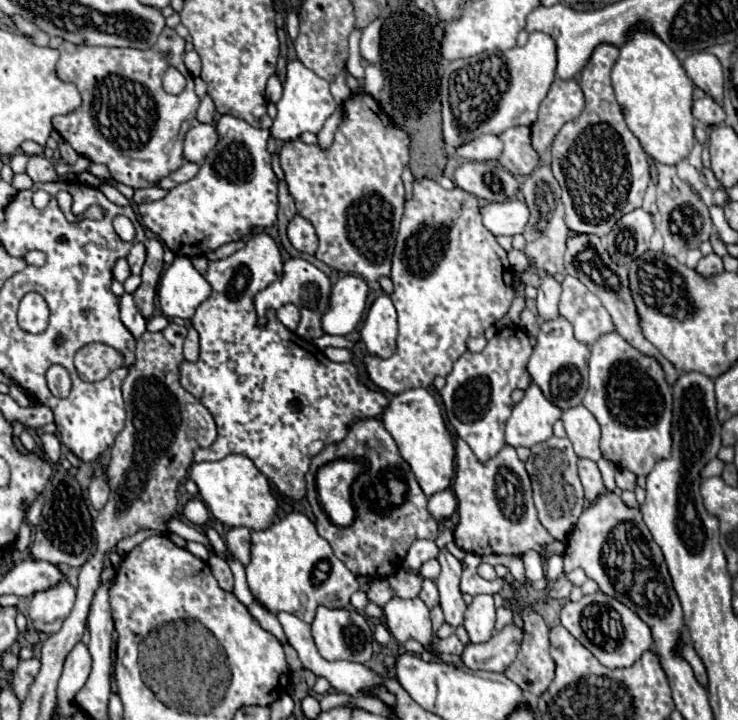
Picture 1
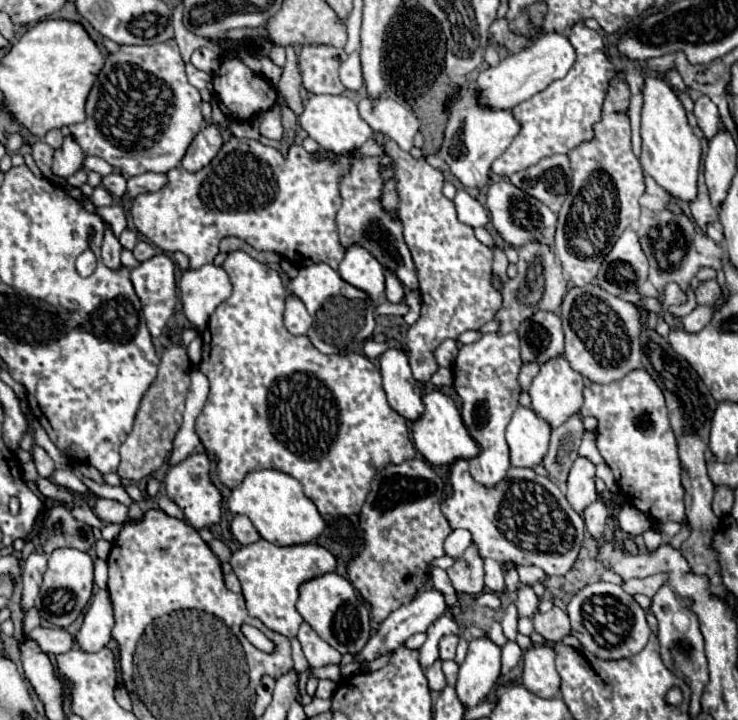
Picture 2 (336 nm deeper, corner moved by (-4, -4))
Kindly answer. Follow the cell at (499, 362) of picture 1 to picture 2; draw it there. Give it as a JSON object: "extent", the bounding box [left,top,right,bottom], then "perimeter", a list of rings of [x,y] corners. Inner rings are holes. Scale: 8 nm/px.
{"extent":[454,331,520,487],"perimeter":[[[516,331],[506,335],[482,335],[476,343],[464,345],[456,357],[454,387],[462,399],[460,413],[468,433],[482,449],[480,455],[470,459],[470,475],[484,487],[496,487],[510,469],[508,443],[504,439],[504,431],[512,413],[518,407],[520,367],[520,339],[516,337]]]}

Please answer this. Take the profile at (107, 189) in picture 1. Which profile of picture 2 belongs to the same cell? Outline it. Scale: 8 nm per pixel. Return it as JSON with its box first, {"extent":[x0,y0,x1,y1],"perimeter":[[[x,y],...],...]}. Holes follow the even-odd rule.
{"extent":[92,185,112,207],"perimeter":[[[98,185],[98,187],[94,189],[92,203],[94,203],[96,207],[106,207],[106,205],[112,205],[112,195],[110,195],[110,193],[108,193],[102,185]]]}

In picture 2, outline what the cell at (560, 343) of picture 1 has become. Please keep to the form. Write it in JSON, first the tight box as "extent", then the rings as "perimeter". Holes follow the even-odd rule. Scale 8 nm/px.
{"extent":[528,357,584,427],"perimeter":[[[556,357],[540,367],[540,373],[534,377],[528,393],[532,399],[534,413],[540,419],[548,421],[550,427],[560,427],[572,413],[578,413],[578,409],[582,407],[582,389],[584,377],[580,377],[580,373],[576,373],[564,357]]]}

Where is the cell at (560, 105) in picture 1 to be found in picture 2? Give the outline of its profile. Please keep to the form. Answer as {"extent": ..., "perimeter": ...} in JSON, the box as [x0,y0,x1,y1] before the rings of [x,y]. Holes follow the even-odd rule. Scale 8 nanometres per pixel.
{"extent":[492,21,618,177],"perimeter":[[[582,21],[572,25],[568,41],[576,51],[576,61],[568,75],[564,79],[552,81],[544,91],[538,91],[528,101],[512,109],[514,119],[520,123],[520,133],[514,137],[512,145],[492,163],[492,171],[496,175],[510,177],[516,171],[536,165],[544,157],[568,153],[580,143],[594,139],[594,125],[602,119],[602,105],[610,79],[614,79],[618,71],[604,55],[602,37],[588,29]]]}

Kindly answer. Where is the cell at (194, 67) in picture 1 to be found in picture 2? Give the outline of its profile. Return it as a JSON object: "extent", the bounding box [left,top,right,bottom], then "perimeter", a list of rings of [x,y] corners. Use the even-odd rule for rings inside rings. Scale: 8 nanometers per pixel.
{"extent":[174,3,204,61],"perimeter":[[[178,3],[174,7],[174,41],[178,43],[180,55],[182,55],[183,61],[190,61],[190,55],[194,49],[202,47],[204,45],[204,39],[190,33],[184,25],[182,25],[182,3]]]}

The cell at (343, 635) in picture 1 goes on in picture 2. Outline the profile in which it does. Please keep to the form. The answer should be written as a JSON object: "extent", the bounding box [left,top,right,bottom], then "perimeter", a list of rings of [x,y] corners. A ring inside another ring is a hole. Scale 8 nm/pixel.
{"extent":[296,573,370,655],"perimeter":[[[324,573],[320,577],[304,581],[300,585],[296,611],[318,633],[318,637],[322,637],[328,645],[338,649],[342,655],[362,649],[370,637],[370,617],[364,601],[358,599],[352,583],[338,573]]]}

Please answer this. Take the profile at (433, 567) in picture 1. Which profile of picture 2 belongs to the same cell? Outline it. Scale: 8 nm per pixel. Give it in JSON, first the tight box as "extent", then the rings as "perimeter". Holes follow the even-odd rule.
{"extent":[444,529,472,559],"perimeter":[[[452,529],[452,533],[446,537],[446,543],[444,543],[446,555],[456,559],[456,557],[460,557],[460,553],[464,553],[464,549],[470,543],[472,543],[472,535],[466,529]]]}

